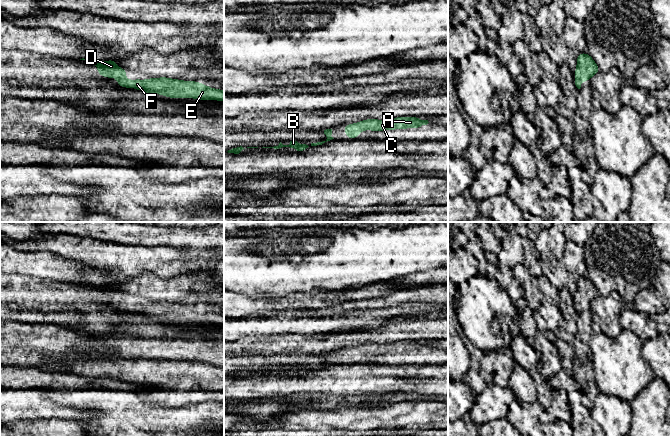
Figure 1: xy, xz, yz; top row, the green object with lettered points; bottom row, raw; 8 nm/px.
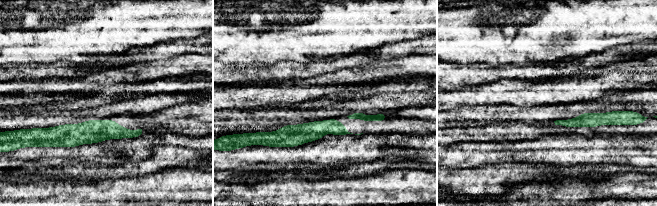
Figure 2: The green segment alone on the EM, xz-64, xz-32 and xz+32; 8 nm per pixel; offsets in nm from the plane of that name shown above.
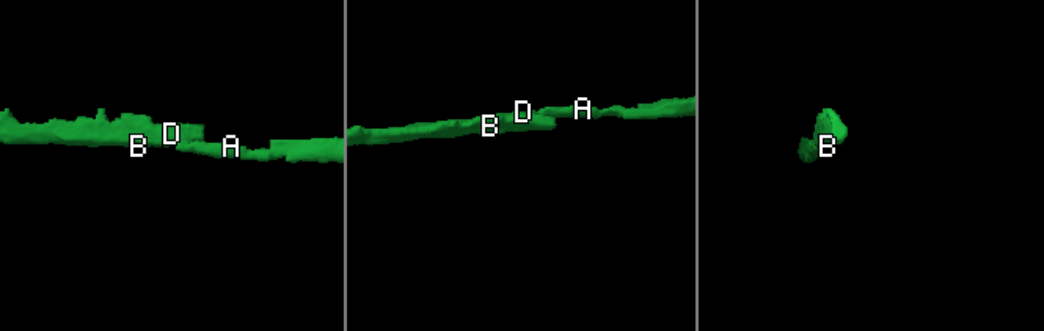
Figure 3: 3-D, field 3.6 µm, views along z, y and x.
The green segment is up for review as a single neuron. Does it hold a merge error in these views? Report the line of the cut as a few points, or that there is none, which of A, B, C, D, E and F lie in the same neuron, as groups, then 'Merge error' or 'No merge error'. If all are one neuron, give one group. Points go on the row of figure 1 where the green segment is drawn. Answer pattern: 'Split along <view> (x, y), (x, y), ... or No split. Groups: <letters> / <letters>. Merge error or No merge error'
No split. Groups: A B C D E F. No merge error

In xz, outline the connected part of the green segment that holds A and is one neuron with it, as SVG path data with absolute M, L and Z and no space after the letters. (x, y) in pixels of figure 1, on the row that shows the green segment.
M397 117L386 120L365 119L364 121L355 124L346 124L342 127L346 131L346 139L354 139L358 138L361 131L368 129L379 132L388 129L421 128L428 123L428 120L421 120L418 117Z

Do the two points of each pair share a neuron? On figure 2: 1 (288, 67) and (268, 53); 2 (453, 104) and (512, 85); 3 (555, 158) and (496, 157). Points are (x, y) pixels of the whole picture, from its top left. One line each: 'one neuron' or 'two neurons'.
1: two neurons
2: one neuron
3: one neuron

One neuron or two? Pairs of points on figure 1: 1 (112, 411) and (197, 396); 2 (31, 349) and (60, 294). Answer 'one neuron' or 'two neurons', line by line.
1: two neurons
2: two neurons

